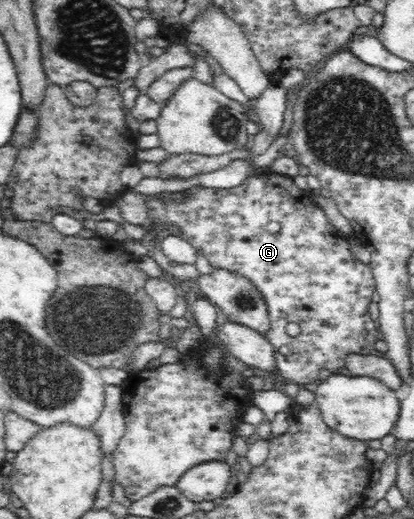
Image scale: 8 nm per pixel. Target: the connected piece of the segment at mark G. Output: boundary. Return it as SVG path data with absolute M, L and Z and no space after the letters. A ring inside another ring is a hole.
M269 171L267 175L263 176L251 176L242 185L233 187L231 189L205 189L205 187L199 187L199 189L193 189L191 191L191 197L187 201L181 201L181 203L163 203L163 201L149 201L147 207L149 207L149 217L157 223L161 223L165 229L167 227L179 227L183 240L193 245L193 248L203 249L205 257L214 268L221 268L229 270L231 273L239 274L240 277L247 278L255 284L255 289L259 290L261 296L267 304L269 312L270 328L265 334L266 338L271 342L273 348L275 348L275 363L277 372L280 373L285 379L289 380L295 385L299 384L311 384L322 381L326 374L337 374L338 369L343 369L345 363L345 357L351 355L351 353L357 353L359 355L371 355L377 353L375 349L375 342L377 339L377 332L379 327L375 325L375 321L369 316L369 304L371 301L371 295L375 293L376 283L370 264L361 263L354 258L351 254L351 246L346 241L346 237L341 235L329 221L325 212L317 206L312 199L307 199L305 190L301 190L296 187L293 179L275 174L273 171ZM287 323L297 323L301 327L299 335L287 334Z

